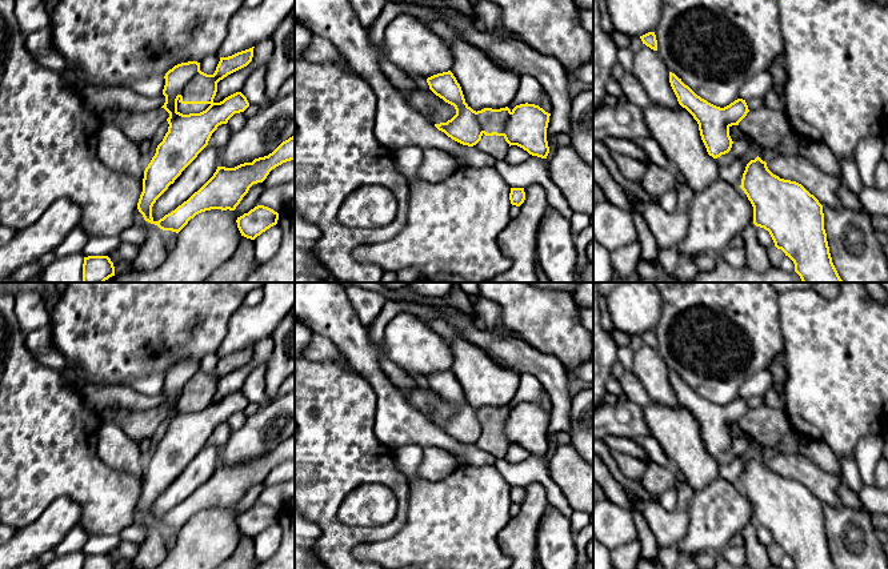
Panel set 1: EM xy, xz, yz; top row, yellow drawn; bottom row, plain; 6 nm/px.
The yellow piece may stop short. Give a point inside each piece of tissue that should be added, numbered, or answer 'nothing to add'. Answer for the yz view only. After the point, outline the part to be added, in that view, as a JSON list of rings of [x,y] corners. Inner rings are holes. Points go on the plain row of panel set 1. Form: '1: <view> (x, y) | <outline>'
1: yz (768, 425) | [[[764,404],[749,409],[739,425],[765,448],[777,445],[784,436],[793,432],[784,410]]]

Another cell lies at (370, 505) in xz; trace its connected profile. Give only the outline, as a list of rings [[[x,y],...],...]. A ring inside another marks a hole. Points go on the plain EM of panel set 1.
[[[363,485],[343,501],[337,521],[353,526],[379,526],[396,517],[397,506],[397,498],[389,488]]]

